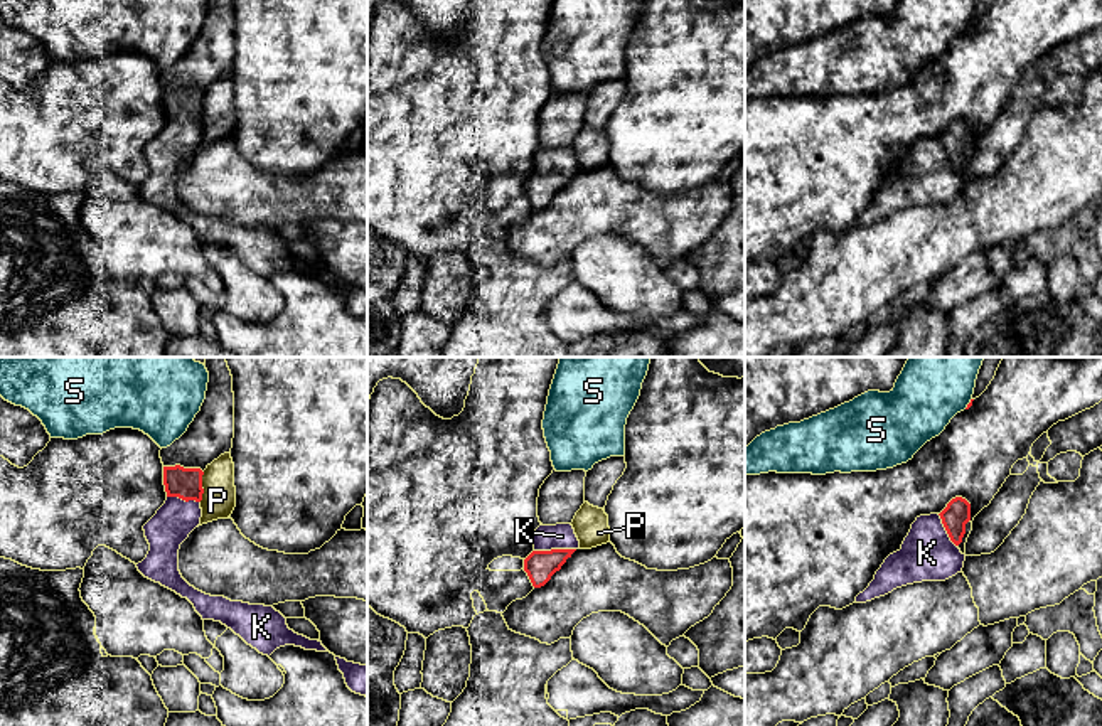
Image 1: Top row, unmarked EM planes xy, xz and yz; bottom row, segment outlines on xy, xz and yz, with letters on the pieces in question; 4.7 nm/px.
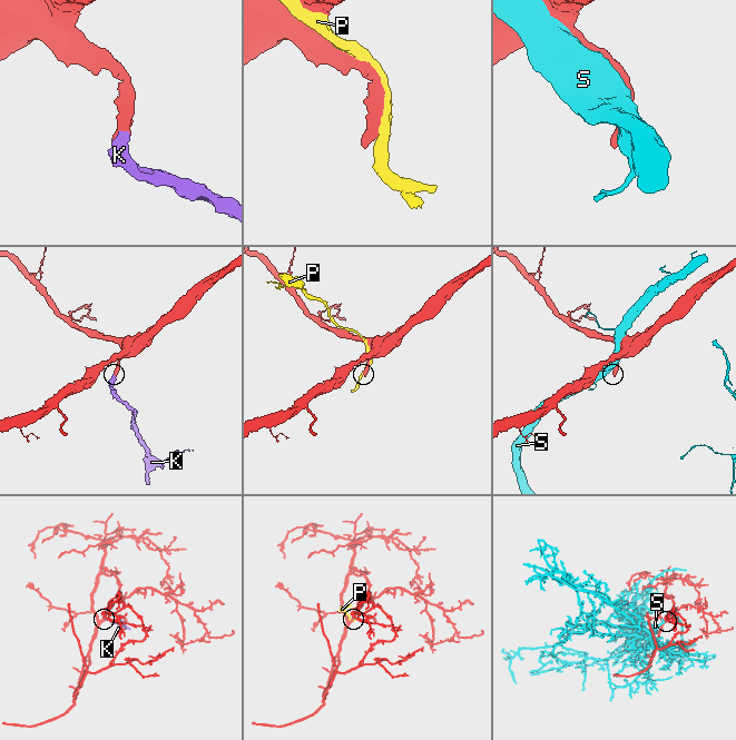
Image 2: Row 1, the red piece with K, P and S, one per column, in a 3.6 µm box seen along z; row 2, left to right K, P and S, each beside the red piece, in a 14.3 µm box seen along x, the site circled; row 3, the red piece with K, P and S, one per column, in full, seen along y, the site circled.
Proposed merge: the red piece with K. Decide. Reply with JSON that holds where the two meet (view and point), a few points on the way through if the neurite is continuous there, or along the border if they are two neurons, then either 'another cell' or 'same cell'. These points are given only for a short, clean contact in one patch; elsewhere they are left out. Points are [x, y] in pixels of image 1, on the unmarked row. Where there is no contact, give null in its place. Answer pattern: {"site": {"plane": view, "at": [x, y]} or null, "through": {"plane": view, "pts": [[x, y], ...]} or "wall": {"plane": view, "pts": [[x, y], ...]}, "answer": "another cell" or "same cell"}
{"site": {"plane": "xz", "at": [555, 172]}, "through": {"plane": "xz", "pts": [[540, 187], [555, 172], [561, 159]]}, "answer": "same cell"}

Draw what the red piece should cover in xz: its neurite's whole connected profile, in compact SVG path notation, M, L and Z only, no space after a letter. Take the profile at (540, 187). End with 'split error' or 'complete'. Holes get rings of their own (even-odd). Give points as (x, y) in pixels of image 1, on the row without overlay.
M541 147L534 155L532 167L534 173L524 182L524 194L534 211L544 209L566 182L580 172L580 163L571 147Z; split error

